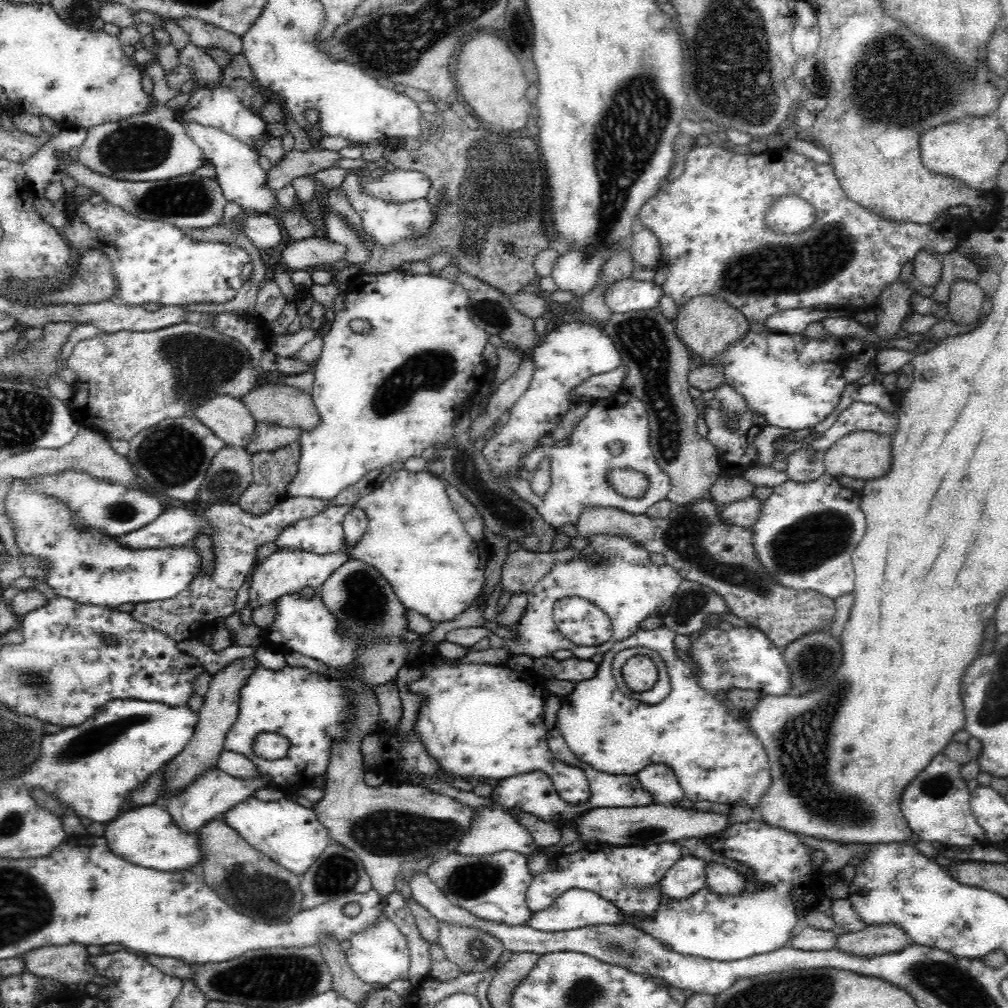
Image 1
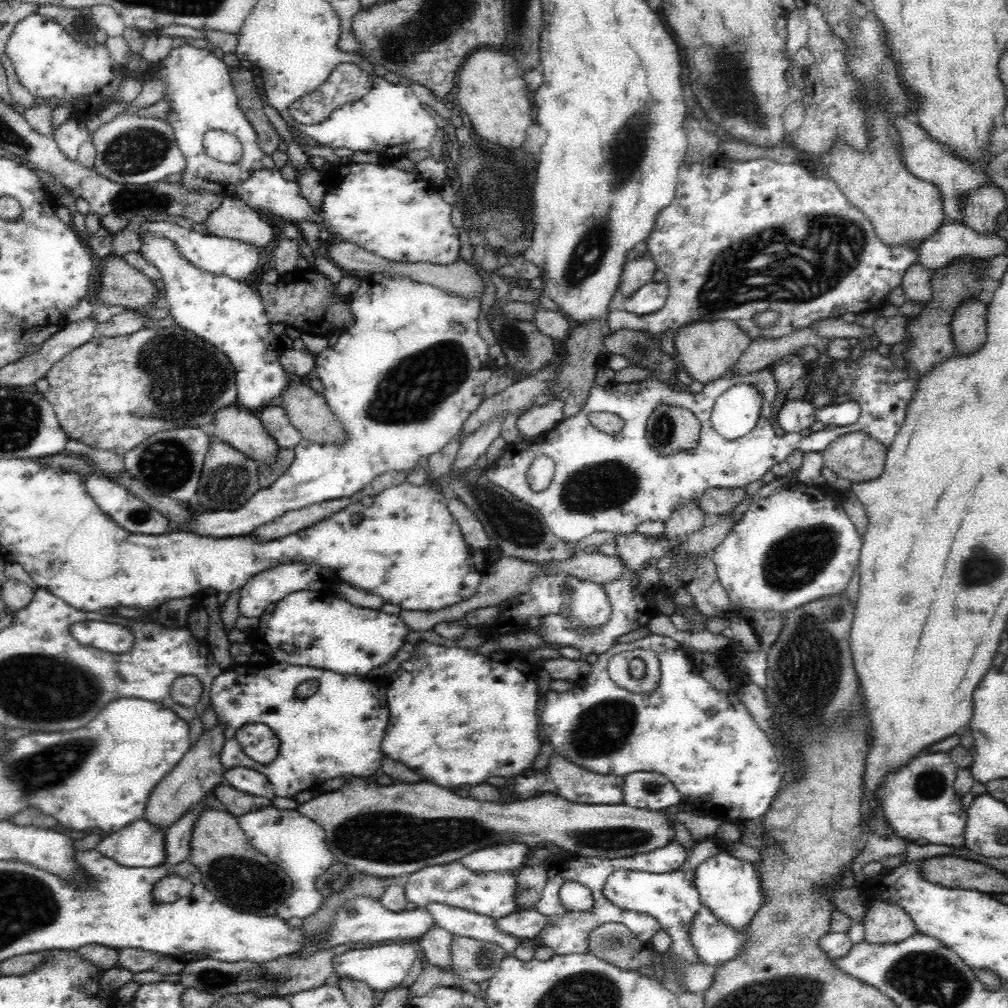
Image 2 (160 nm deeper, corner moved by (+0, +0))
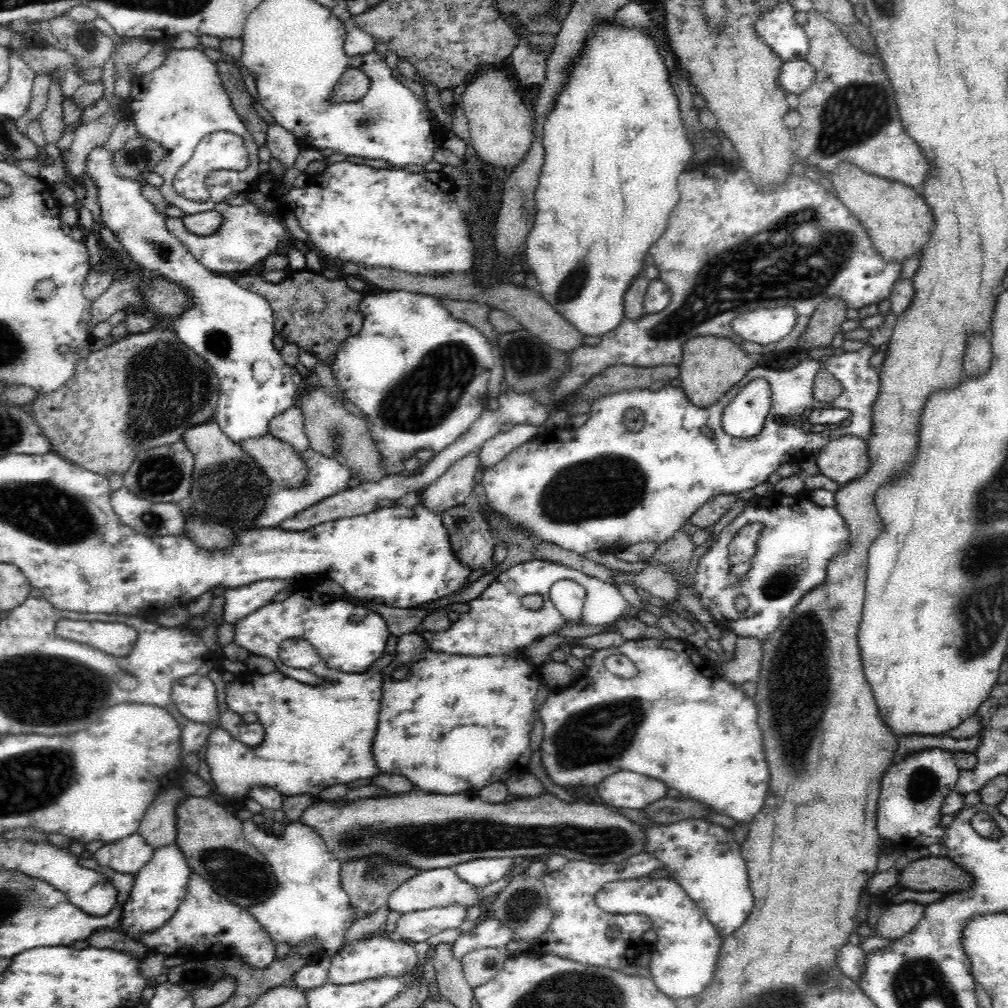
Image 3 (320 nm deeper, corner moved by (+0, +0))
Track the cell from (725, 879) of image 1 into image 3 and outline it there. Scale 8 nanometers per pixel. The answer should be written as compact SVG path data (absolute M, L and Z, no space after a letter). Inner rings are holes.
M690 819L669 825L645 826L644 832L644 853L660 861L666 879L672 879L687 892L723 937L744 924L752 910L753 896L741 844L734 840L732 830L706 820Z

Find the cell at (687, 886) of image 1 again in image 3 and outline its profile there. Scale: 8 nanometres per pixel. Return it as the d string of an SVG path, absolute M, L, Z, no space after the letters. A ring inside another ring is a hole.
M648 877L609 882L595 894L595 904L611 915L637 912L650 919L656 941L646 967L660 992L676 1000L697 997L708 988L715 973L723 936L678 883L672 879Z

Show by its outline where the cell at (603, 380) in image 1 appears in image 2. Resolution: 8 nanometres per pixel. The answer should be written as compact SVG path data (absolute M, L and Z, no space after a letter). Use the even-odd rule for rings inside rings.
M550 398L536 404L517 417L516 430L522 440L530 440L553 430L563 419L562 398Z

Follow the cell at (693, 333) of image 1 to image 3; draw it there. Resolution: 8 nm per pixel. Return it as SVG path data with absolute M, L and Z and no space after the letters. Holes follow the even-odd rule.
M697 336L685 341L677 385L687 393L688 400L700 408L716 404L720 397L746 373L759 366L756 357L748 355L727 337Z

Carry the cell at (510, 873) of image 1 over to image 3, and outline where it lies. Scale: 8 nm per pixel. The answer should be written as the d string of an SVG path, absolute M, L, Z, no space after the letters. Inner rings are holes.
M433 868L430 870L422 870L416 876L409 877L389 896L387 906L389 911L398 912L400 916L409 912L429 910L430 908L445 908L464 905L472 907L480 902L480 889L476 889L467 881L460 880L456 876L454 868Z

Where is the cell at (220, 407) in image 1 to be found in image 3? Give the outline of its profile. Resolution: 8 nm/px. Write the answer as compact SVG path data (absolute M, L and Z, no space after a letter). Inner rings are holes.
M268 433L241 441L240 445L261 466L270 482L276 482L276 486L296 489L305 480L307 467L291 444Z

